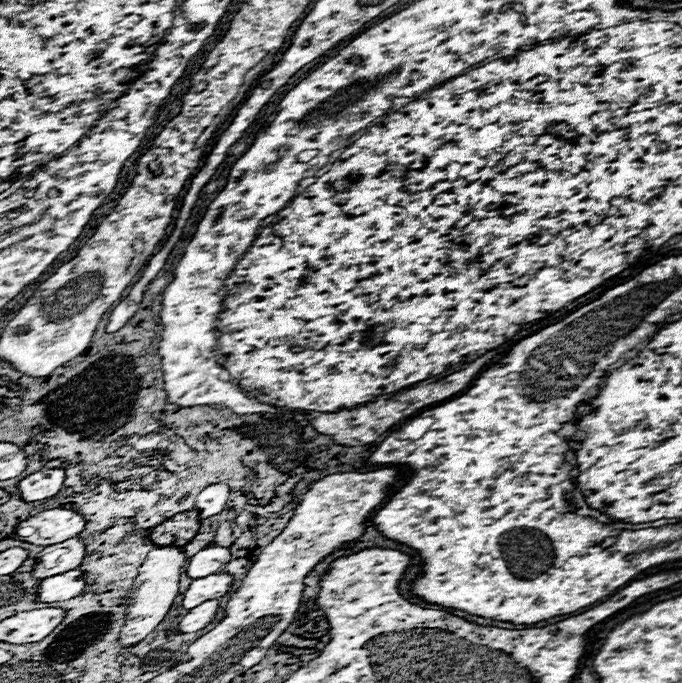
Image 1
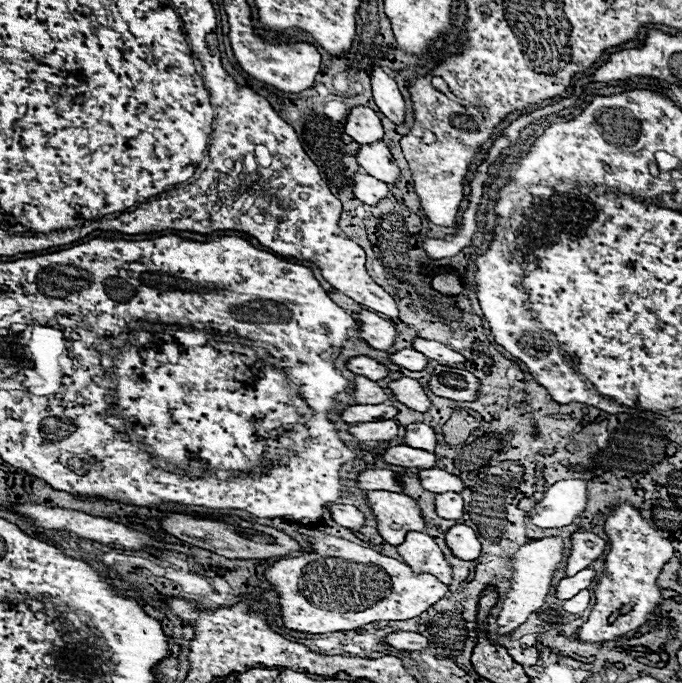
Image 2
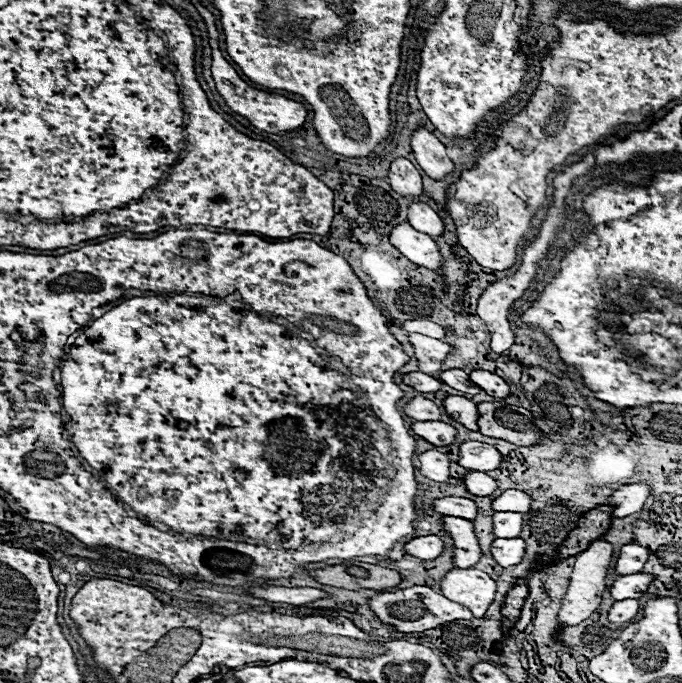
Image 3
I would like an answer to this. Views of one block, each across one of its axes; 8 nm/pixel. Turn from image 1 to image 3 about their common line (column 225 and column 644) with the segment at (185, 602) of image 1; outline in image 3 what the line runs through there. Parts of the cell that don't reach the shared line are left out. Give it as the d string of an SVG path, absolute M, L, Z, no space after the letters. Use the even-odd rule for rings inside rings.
M628 574L618 576L618 580L610 586L610 594L614 600L626 600L626 598L642 598L648 592L648 586L656 578L652 574Z

